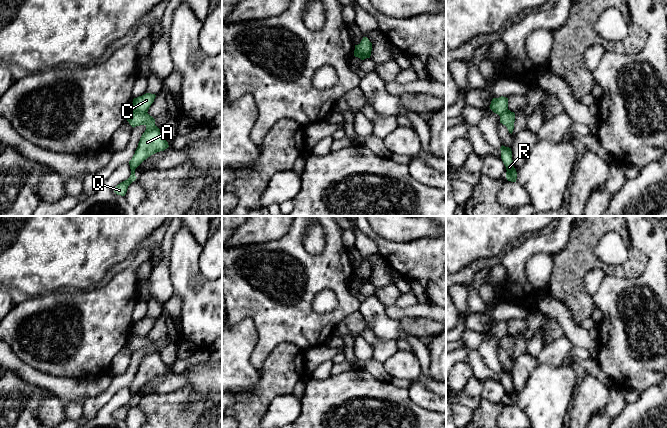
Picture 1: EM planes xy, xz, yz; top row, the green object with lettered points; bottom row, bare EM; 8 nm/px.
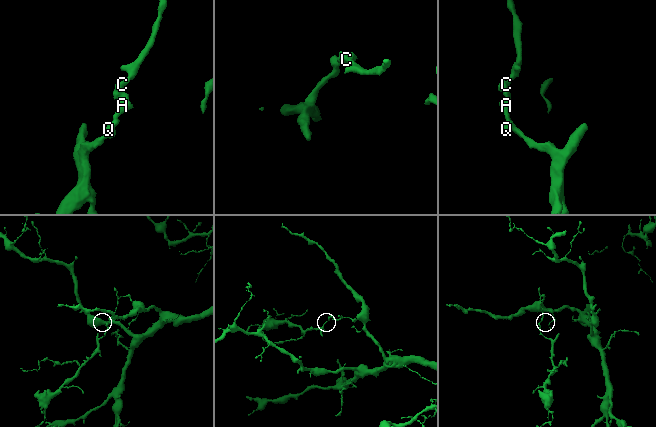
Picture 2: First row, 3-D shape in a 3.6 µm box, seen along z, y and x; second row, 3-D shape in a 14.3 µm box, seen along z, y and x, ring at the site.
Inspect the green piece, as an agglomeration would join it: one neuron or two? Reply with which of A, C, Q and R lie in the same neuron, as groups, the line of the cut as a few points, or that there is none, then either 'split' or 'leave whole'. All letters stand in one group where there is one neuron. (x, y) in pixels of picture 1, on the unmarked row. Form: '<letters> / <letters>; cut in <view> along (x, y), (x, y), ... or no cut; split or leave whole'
A Q R / C; cut in xy along (131, 333), (146, 337); split

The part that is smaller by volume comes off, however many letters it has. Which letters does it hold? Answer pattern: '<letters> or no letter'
A, Q, R

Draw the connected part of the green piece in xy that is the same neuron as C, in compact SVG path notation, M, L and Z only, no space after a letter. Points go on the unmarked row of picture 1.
M146 317L142 320L133 323L131 328L131 334L139 337L147 337L149 331L154 326L156 319L151 317Z

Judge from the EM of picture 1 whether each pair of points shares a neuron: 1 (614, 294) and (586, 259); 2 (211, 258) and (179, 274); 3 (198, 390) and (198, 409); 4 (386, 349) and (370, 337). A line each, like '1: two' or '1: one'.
1: two
2: two
3: two
4: one

